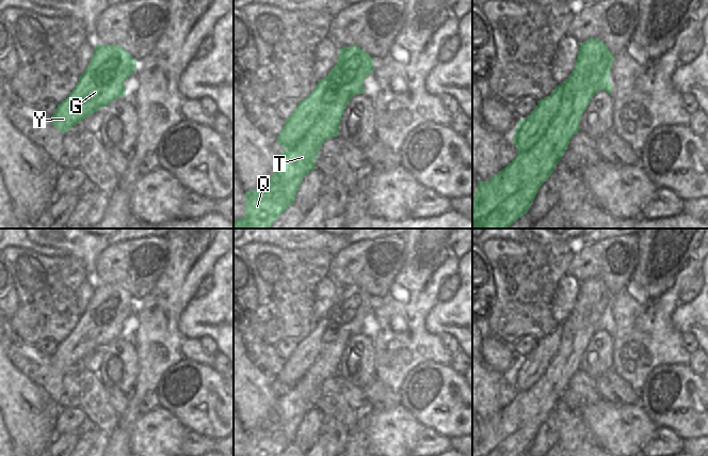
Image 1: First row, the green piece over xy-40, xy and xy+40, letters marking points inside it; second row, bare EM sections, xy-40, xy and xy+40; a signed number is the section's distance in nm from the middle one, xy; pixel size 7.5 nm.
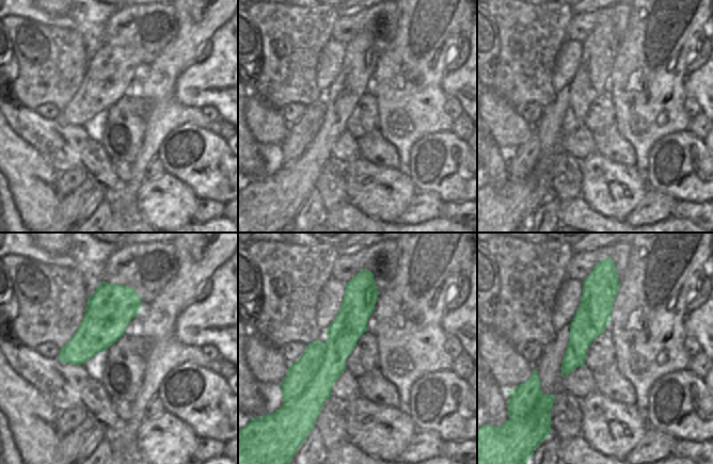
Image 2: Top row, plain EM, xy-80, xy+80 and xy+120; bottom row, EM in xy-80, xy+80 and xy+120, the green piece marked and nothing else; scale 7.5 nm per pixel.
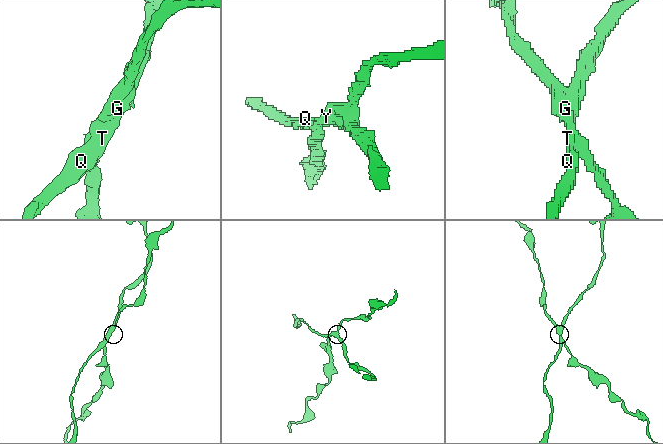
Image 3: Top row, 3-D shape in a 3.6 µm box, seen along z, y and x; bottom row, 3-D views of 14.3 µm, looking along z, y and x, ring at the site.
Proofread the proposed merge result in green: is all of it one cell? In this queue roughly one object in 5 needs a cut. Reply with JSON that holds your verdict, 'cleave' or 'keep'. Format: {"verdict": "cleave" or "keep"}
{"verdict": "cleave"}

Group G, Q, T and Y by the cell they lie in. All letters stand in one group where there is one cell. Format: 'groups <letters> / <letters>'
groups G Y / Q T

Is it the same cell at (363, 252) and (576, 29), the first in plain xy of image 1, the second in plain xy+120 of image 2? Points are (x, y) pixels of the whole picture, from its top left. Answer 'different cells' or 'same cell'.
same cell

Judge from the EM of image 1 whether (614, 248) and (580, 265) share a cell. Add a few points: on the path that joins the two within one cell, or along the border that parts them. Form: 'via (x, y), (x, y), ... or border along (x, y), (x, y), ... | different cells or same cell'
via (606, 256), (602, 260), (589, 262) | same cell

